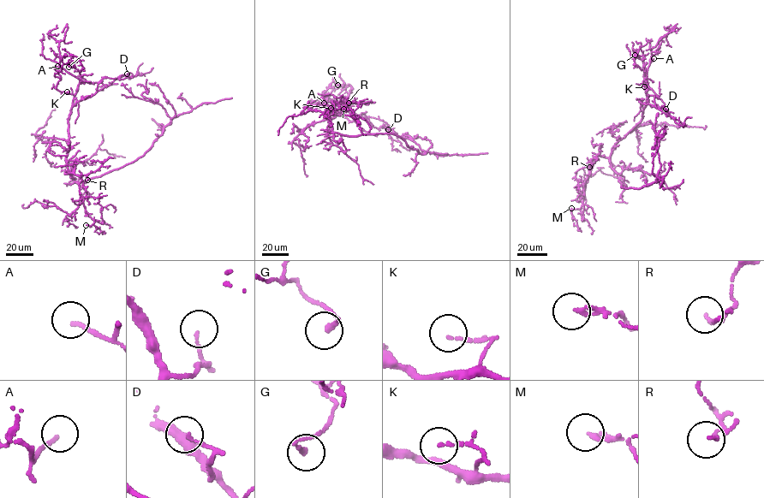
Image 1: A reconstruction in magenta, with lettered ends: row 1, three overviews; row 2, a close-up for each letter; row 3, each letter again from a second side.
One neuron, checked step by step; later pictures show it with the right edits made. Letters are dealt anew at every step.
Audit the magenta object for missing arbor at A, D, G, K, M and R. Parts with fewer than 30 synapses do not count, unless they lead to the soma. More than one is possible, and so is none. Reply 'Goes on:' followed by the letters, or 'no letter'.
Goes on: no letter

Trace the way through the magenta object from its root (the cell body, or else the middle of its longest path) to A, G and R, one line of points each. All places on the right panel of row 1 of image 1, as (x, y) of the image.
A: (621, 176), (611, 166), (611, 148), (641, 118), (648, 87), (647, 68), (653, 58)
G: (621, 176), (611, 166), (611, 148), (640, 121), (646, 102), (644, 66), (633, 50), (636, 52), (635, 55)
R: (621, 176), (606, 157), (597, 156), (589, 167)

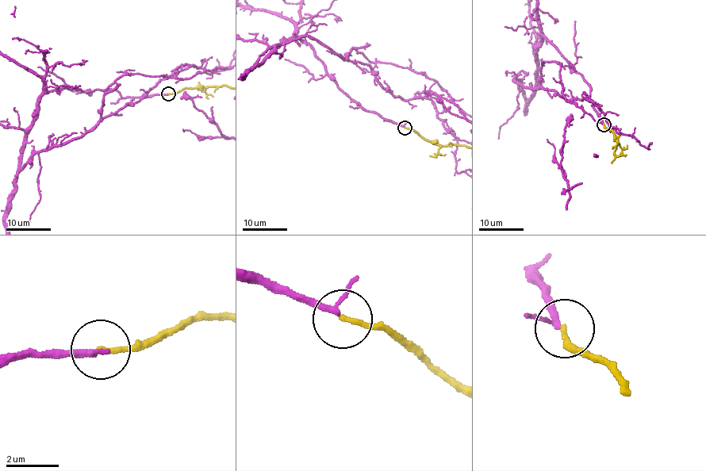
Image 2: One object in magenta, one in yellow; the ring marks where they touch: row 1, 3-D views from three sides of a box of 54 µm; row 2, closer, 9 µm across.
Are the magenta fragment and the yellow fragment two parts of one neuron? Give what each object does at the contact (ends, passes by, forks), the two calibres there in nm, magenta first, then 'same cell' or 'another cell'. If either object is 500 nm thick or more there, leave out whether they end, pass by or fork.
magenta passes by | yellow ends | 180/200 nm | same cell

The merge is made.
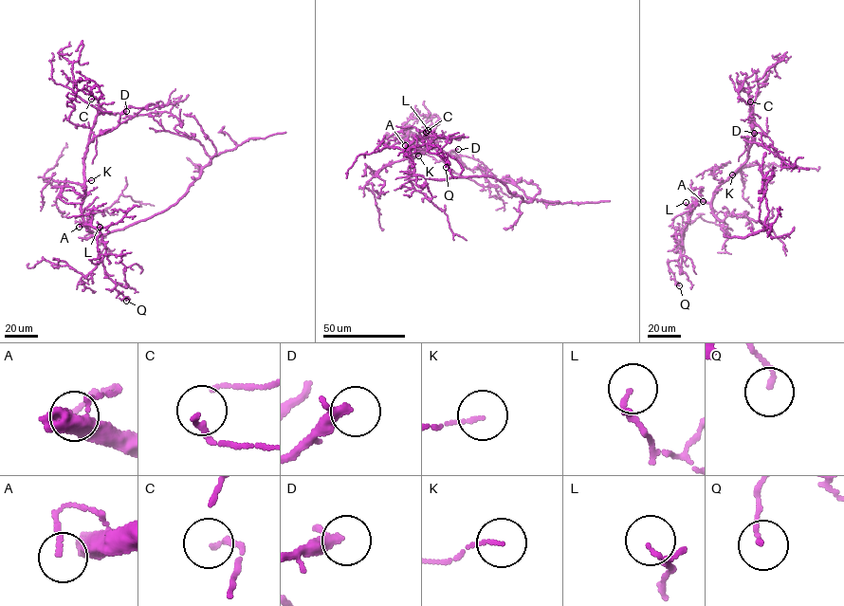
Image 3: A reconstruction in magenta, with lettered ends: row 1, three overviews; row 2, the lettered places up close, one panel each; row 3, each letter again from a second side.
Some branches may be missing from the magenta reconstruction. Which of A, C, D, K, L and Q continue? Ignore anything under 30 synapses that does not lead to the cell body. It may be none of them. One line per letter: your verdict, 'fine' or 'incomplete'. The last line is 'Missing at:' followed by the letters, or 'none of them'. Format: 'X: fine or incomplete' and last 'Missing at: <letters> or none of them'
A: incomplete
C: fine
D: incomplete
K: fine
L: fine
Q: fine
Missing at: A, D

